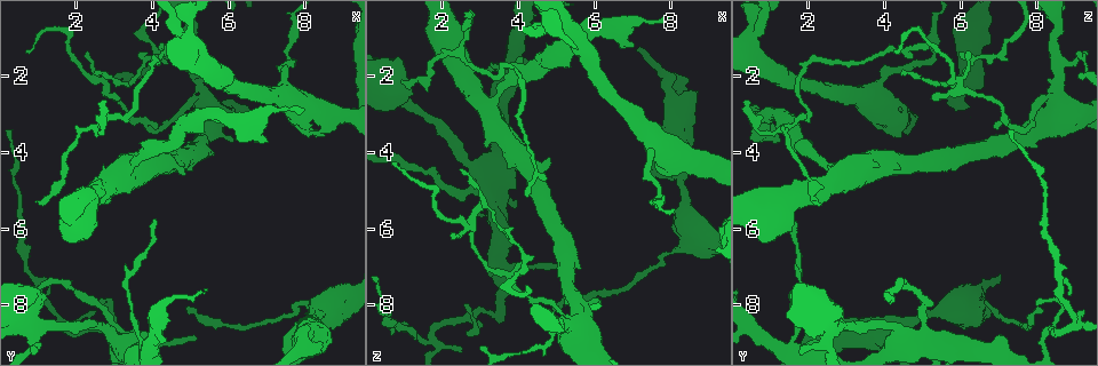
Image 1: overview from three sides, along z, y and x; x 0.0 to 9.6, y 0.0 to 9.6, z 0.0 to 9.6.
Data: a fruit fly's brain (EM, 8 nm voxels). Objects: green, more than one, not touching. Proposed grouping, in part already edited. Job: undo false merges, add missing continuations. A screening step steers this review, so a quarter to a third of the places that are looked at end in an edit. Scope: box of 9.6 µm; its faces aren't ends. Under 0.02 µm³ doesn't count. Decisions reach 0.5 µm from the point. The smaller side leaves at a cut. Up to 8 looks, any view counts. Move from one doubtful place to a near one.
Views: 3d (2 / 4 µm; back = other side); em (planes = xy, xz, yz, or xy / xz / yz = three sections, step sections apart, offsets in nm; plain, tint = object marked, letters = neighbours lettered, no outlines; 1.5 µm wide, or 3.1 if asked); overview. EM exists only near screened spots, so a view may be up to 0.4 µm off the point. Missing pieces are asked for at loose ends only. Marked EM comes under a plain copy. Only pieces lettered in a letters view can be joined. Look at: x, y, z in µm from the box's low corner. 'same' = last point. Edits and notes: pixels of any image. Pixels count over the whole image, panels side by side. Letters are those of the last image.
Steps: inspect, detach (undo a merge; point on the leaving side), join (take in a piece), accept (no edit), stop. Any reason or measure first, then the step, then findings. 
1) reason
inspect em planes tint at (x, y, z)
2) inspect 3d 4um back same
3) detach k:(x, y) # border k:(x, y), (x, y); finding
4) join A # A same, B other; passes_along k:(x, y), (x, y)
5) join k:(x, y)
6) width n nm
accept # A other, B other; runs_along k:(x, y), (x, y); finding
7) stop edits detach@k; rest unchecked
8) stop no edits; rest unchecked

three-way junction
inspect em planes tint at (2.45, 3.35, 1.40)

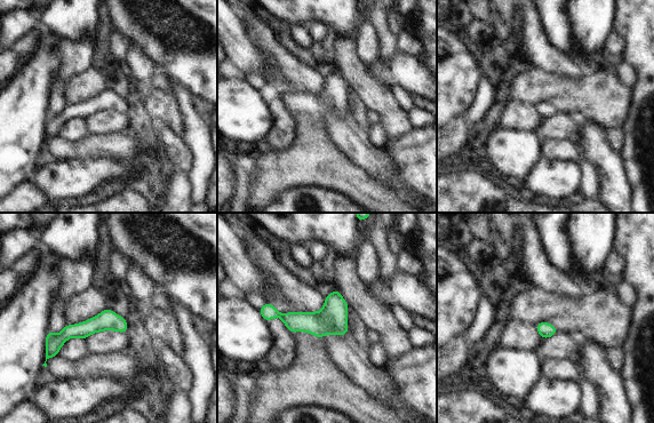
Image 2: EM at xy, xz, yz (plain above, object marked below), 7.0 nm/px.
see the neighbours
inspect em planes letters same

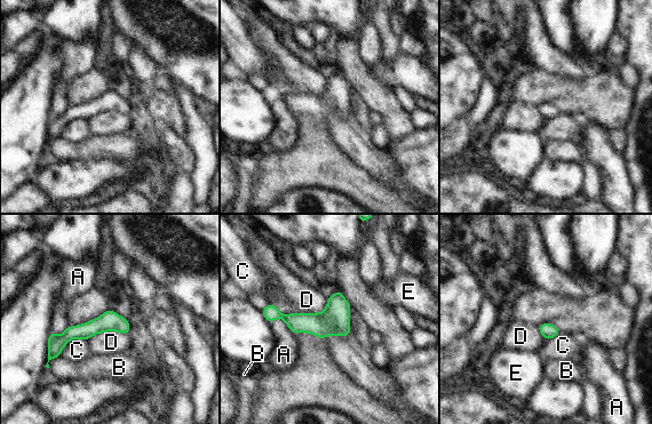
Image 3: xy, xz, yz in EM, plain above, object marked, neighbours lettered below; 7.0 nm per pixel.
accept # A other, B other, C other, D other, E other; continuous, no second neuron

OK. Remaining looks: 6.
an open end
inspect 3d 4um back at (1.00, 5.35, 2.10)

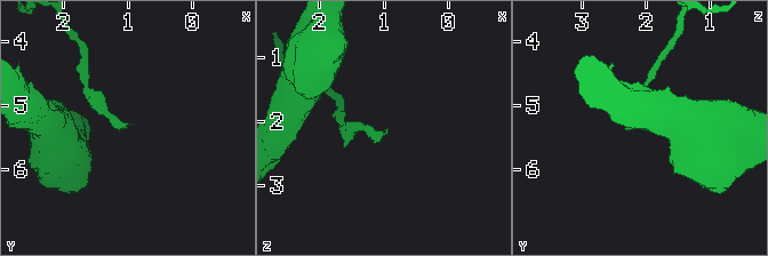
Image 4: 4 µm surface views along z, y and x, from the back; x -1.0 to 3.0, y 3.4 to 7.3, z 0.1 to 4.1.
now the EM
inspect em planes letters at (0.95, 5.30, 2.10)

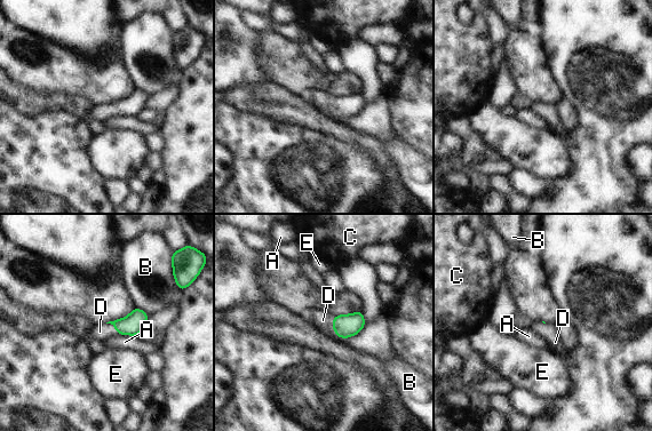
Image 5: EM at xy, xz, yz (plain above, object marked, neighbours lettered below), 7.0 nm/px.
join D # A other, B other, C other, D same, E other; passes_along 5:(344, 326), (332, 325), (323, 320); it goes on there

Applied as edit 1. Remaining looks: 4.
sudden change in width
inspect em planes letters at (0.80, 8.50, 2.55)

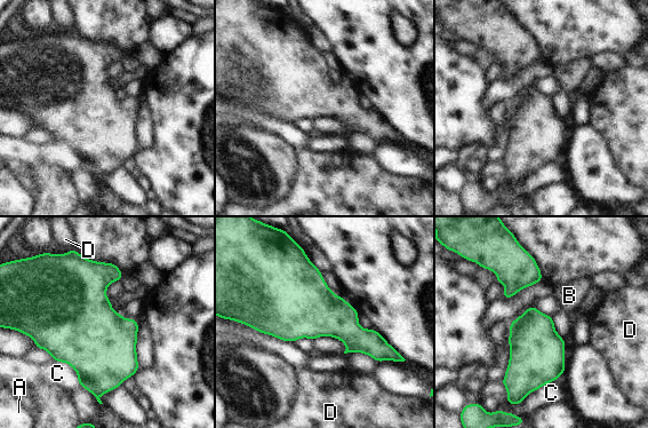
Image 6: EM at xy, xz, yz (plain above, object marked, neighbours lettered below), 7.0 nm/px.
accept # A other, B other, C other, D other; border 6:(556, 379), (517, 404), (506, 402); all the same neuron

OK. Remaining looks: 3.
stop edits join@5; rest unchecked

